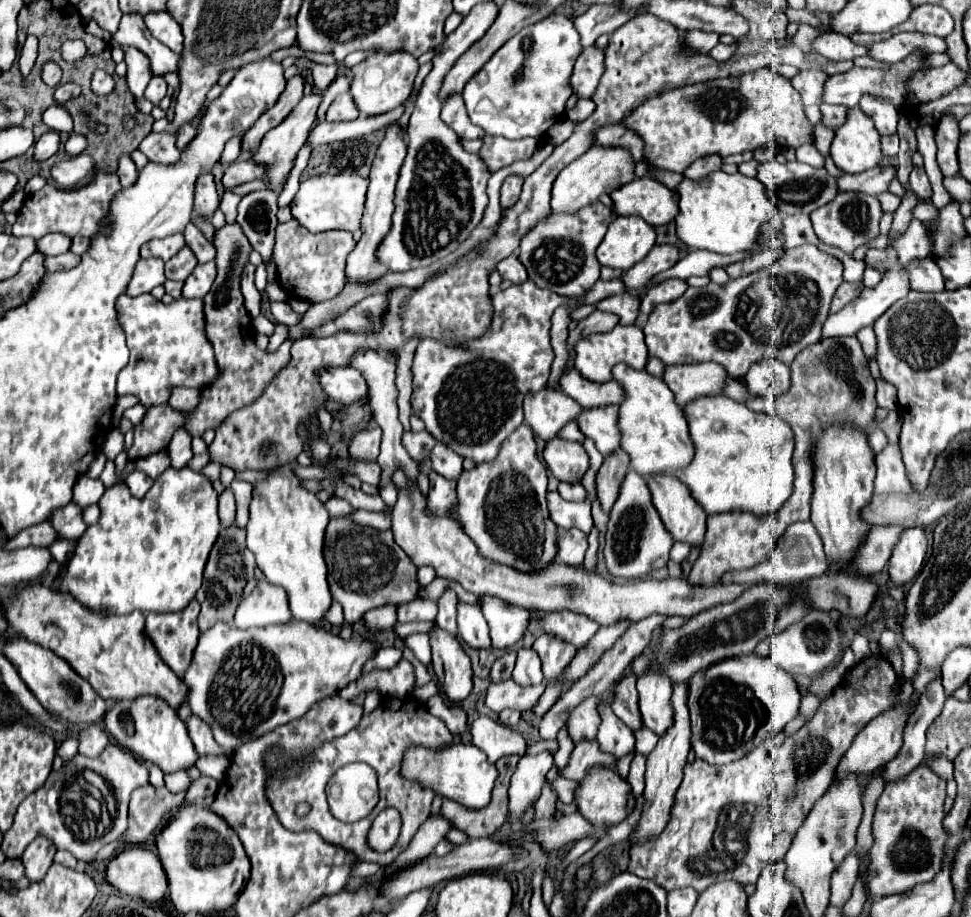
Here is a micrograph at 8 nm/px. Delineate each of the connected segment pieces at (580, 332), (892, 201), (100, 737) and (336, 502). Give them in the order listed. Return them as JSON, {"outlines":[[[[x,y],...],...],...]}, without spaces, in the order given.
{"outlines":[[[[595,310],[591,316],[587,316],[585,320],[581,320],[575,330],[569,332],[569,338],[567,338],[569,348],[571,348],[581,336],[587,336],[587,334],[591,334],[591,332],[607,332],[607,330],[611,330],[617,322],[619,322],[619,316],[617,316],[617,314]]],[[[883,192],[883,194],[877,196],[877,200],[881,202],[881,206],[883,206],[885,212],[895,212],[897,206],[901,204],[901,198],[897,194],[893,194],[893,192]]],[[[91,724],[81,732],[79,742],[81,742],[79,744],[79,754],[83,754],[83,756],[99,756],[105,750],[105,746],[109,744],[109,736],[99,724]]],[[[331,498],[325,506],[327,506],[327,510],[329,510],[329,514],[331,514],[331,516],[341,516],[341,514],[345,514],[345,516],[347,516],[354,511],[349,502],[339,500],[339,498]]]]}

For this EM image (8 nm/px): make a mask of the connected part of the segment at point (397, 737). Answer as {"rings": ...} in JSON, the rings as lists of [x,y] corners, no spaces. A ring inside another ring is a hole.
{"rings":[[[411,696],[407,700],[397,700],[397,698],[383,700],[383,704],[375,712],[371,712],[371,714],[361,718],[361,722],[359,722],[359,726],[355,730],[351,730],[345,736],[339,736],[339,738],[335,738],[331,742],[325,742],[319,750],[315,750],[311,754],[311,758],[305,764],[289,764],[287,762],[289,770],[285,770],[285,762],[277,756],[277,750],[273,750],[267,760],[269,760],[269,764],[273,768],[277,768],[277,774],[273,778],[271,788],[267,790],[267,798],[271,800],[281,824],[287,830],[293,830],[293,832],[317,832],[325,842],[353,852],[359,860],[375,862],[381,868],[387,868],[387,866],[391,866],[395,862],[395,858],[403,850],[407,850],[411,838],[421,828],[425,818],[429,816],[431,802],[433,802],[433,796],[435,796],[431,790],[425,790],[419,784],[407,782],[405,778],[399,776],[403,750],[407,746],[411,746],[411,744],[423,744],[427,748],[443,748],[445,744],[451,744],[451,740],[453,740],[453,736],[447,730],[445,722],[441,718],[429,714],[423,706],[415,706]],[[351,762],[369,764],[377,772],[377,778],[379,778],[379,804],[359,824],[357,822],[355,824],[343,824],[343,822],[335,820],[331,816],[331,812],[329,812],[327,800],[325,800],[325,786],[331,780],[331,776],[339,768],[343,768],[345,764],[351,764]],[[299,802],[309,802],[313,806],[311,812],[305,818],[297,818],[295,816],[295,806]],[[387,806],[393,806],[393,808],[399,810],[401,820],[403,820],[403,828],[401,828],[401,836],[399,836],[395,848],[385,852],[385,854],[377,854],[377,852],[367,848],[367,830],[371,828],[375,816],[381,810],[385,810]]]}

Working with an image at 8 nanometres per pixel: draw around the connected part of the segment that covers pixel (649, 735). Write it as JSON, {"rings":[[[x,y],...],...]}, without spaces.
{"rings":[[[643,728],[643,730],[635,732],[635,738],[637,738],[635,748],[637,748],[637,752],[639,752],[639,754],[643,754],[643,756],[649,756],[649,754],[651,754],[651,750],[655,748],[657,740],[659,740],[659,736],[655,736],[655,734],[653,734],[651,730],[647,730],[647,728]]]}

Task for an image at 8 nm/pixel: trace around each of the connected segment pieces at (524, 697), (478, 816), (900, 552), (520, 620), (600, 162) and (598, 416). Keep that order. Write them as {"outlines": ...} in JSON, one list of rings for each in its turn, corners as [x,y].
{"outlines":[[[[507,680],[507,682],[491,684],[487,690],[485,702],[493,712],[499,712],[505,708],[513,708],[513,710],[523,712],[523,710],[533,708],[539,702],[543,692],[545,692],[545,684],[523,688],[523,686],[515,684],[513,680]]],[[[517,754],[503,756],[501,760],[495,762],[499,776],[497,776],[495,788],[493,788],[493,792],[491,792],[491,802],[489,802],[483,810],[467,810],[465,806],[459,806],[459,804],[455,804],[455,802],[451,802],[451,800],[443,800],[443,808],[441,808],[443,818],[449,820],[453,828],[465,832],[469,838],[489,838],[489,836],[493,836],[505,822],[509,822],[509,794],[507,794],[507,790],[509,790],[511,774],[513,774],[515,768],[517,768],[517,762],[519,762],[519,756],[517,756]]],[[[923,528],[905,530],[903,538],[899,538],[899,542],[895,544],[889,562],[889,576],[893,584],[905,586],[907,582],[911,582],[921,572],[925,554],[927,554],[927,538]]],[[[481,596],[481,610],[491,628],[493,648],[511,648],[519,642],[531,622],[531,612],[519,606],[505,604],[495,596]]],[[[591,146],[581,158],[565,166],[557,180],[553,182],[553,196],[551,196],[551,210],[561,212],[569,210],[575,212],[581,206],[587,206],[599,198],[599,194],[611,194],[611,190],[631,182],[635,178],[635,160],[627,148],[613,148],[613,146]]],[[[599,406],[581,410],[577,416],[579,430],[591,438],[597,450],[607,456],[619,448],[619,430],[617,430],[617,406]]]]}

